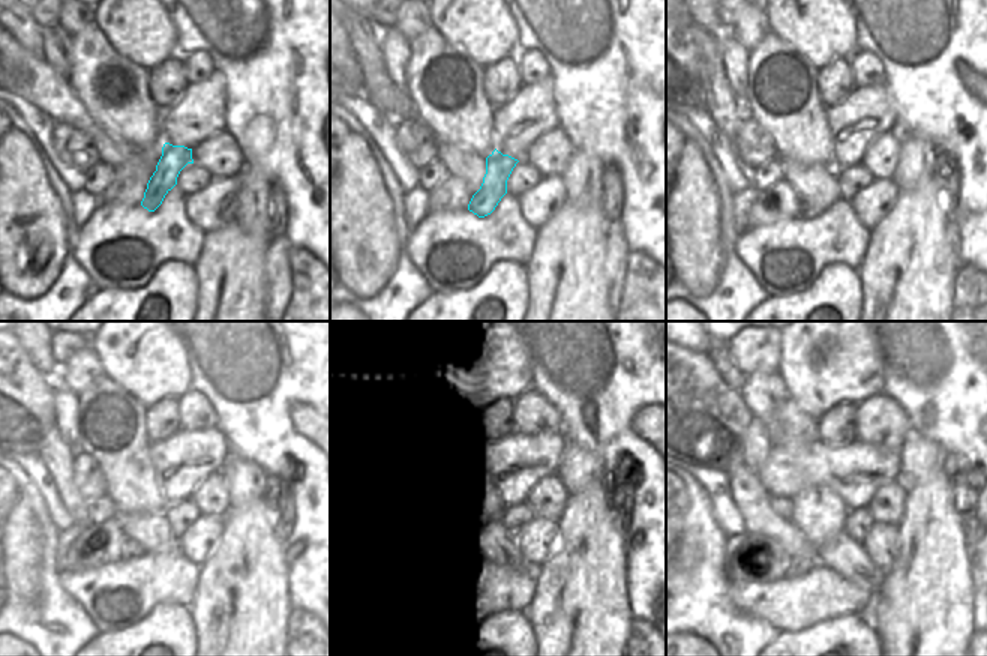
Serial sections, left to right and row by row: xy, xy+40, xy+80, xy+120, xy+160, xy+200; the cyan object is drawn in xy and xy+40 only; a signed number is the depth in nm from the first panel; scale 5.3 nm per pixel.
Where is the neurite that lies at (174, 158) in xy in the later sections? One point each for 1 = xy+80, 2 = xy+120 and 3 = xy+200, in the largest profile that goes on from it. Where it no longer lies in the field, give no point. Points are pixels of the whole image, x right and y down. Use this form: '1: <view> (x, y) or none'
1: xy+80 (807, 212)
2: xy+120 (131, 550)
3: xy+200 (797, 568)

